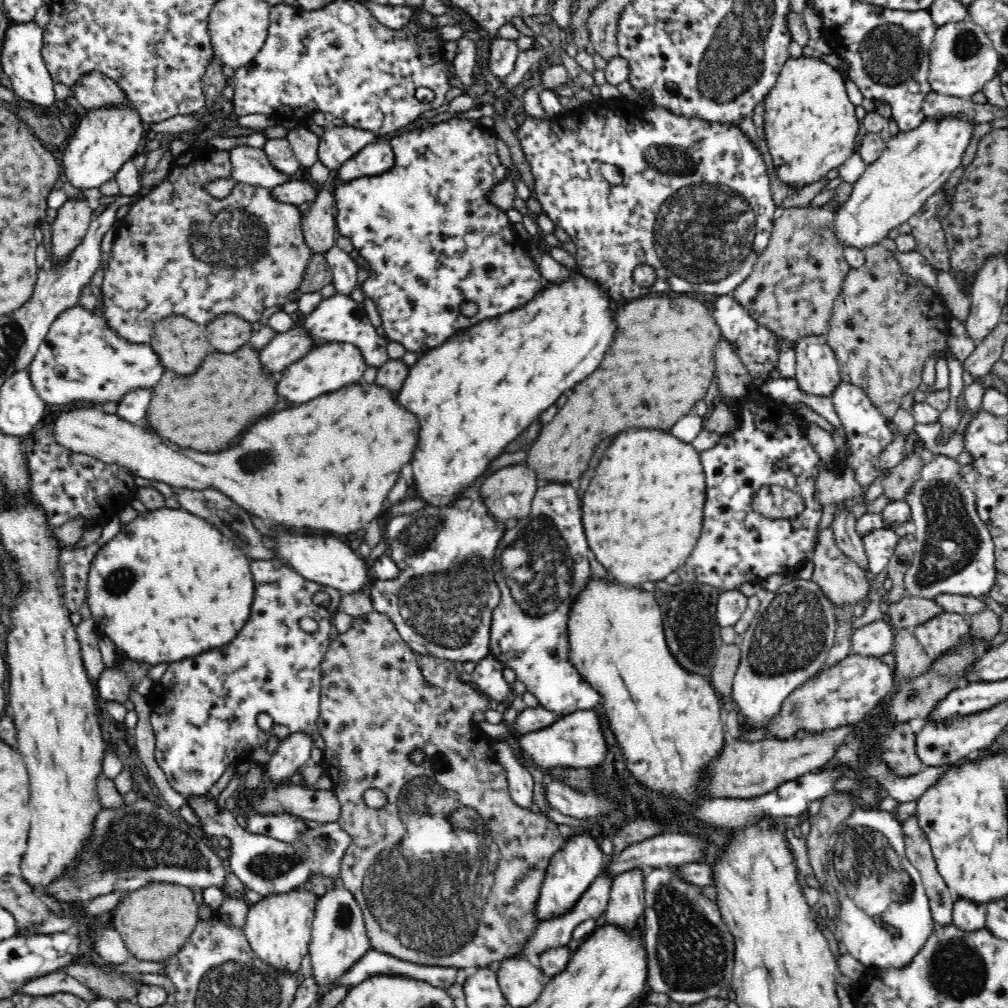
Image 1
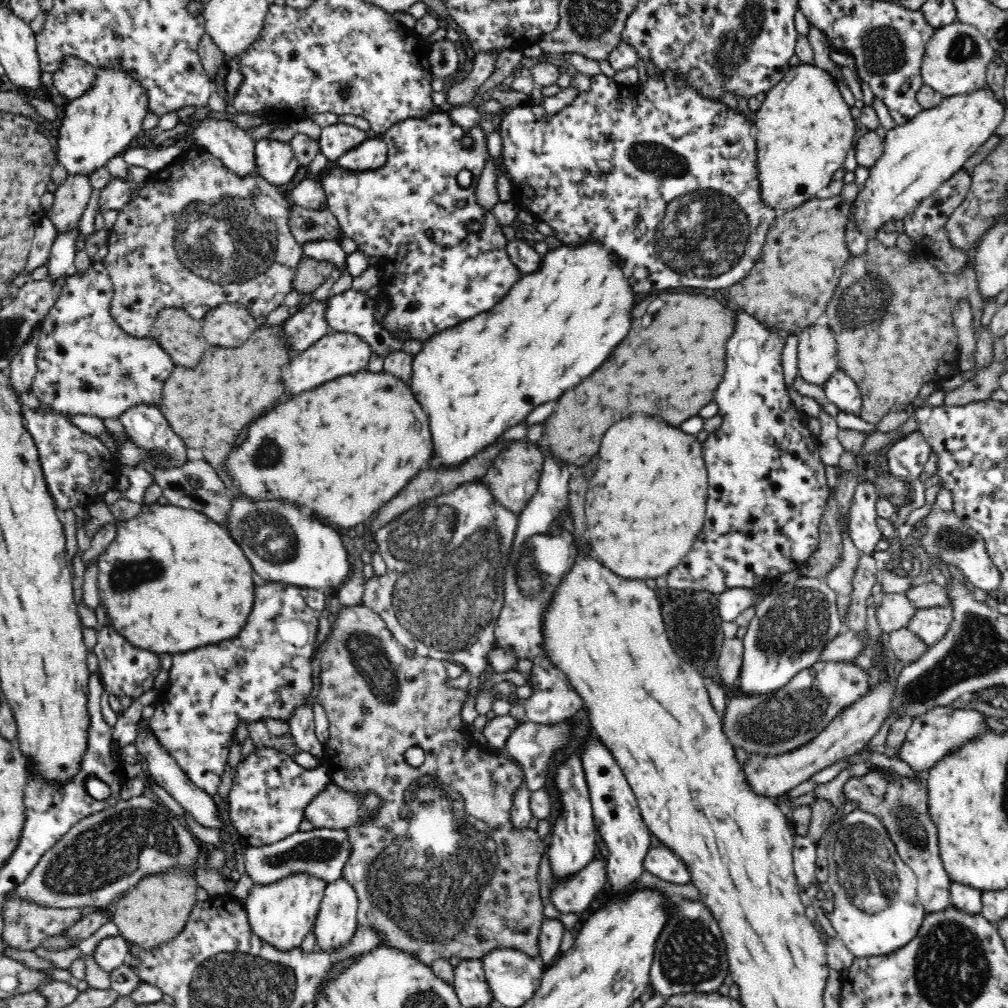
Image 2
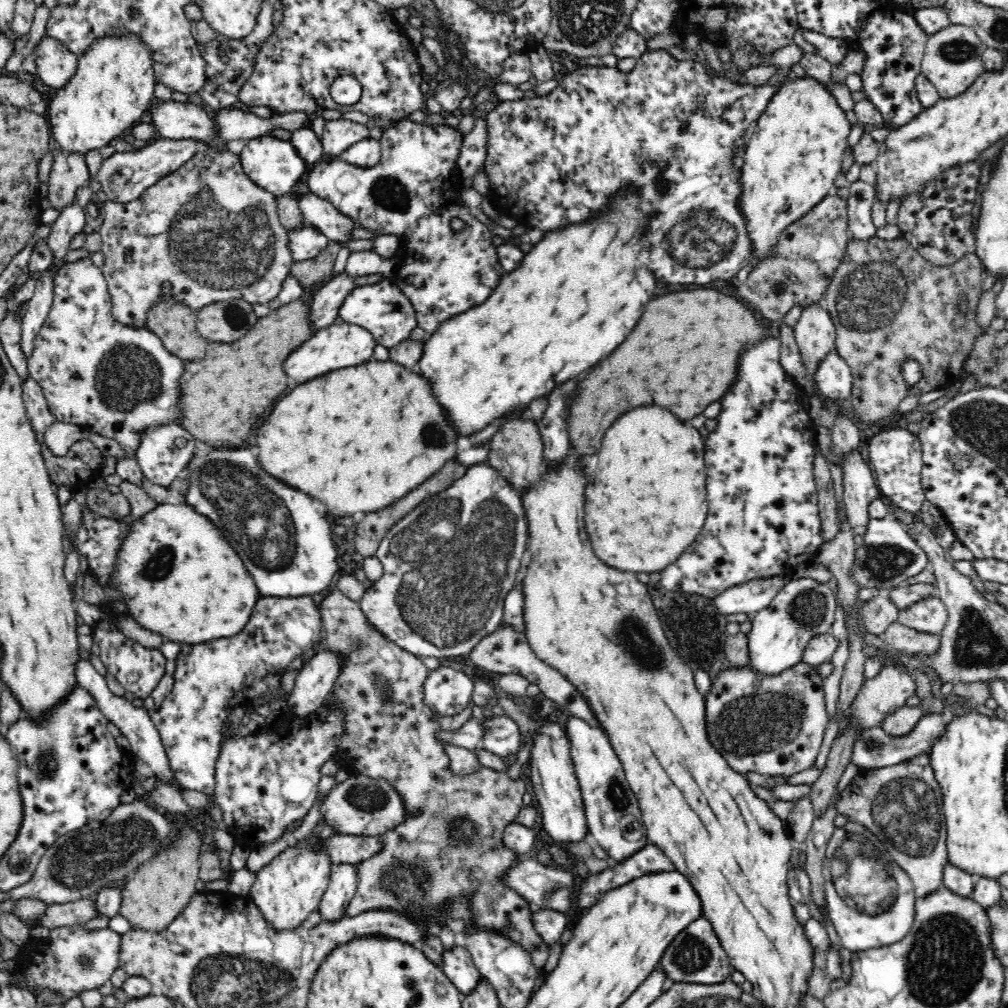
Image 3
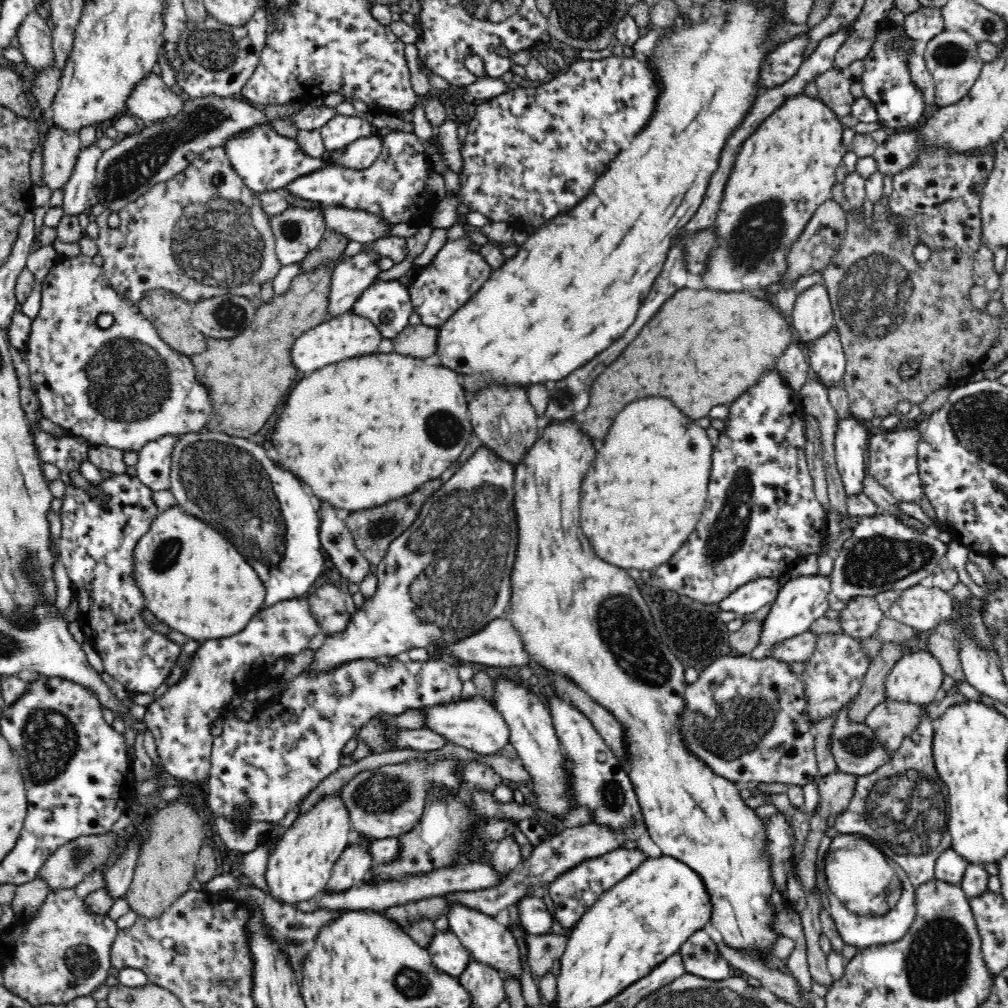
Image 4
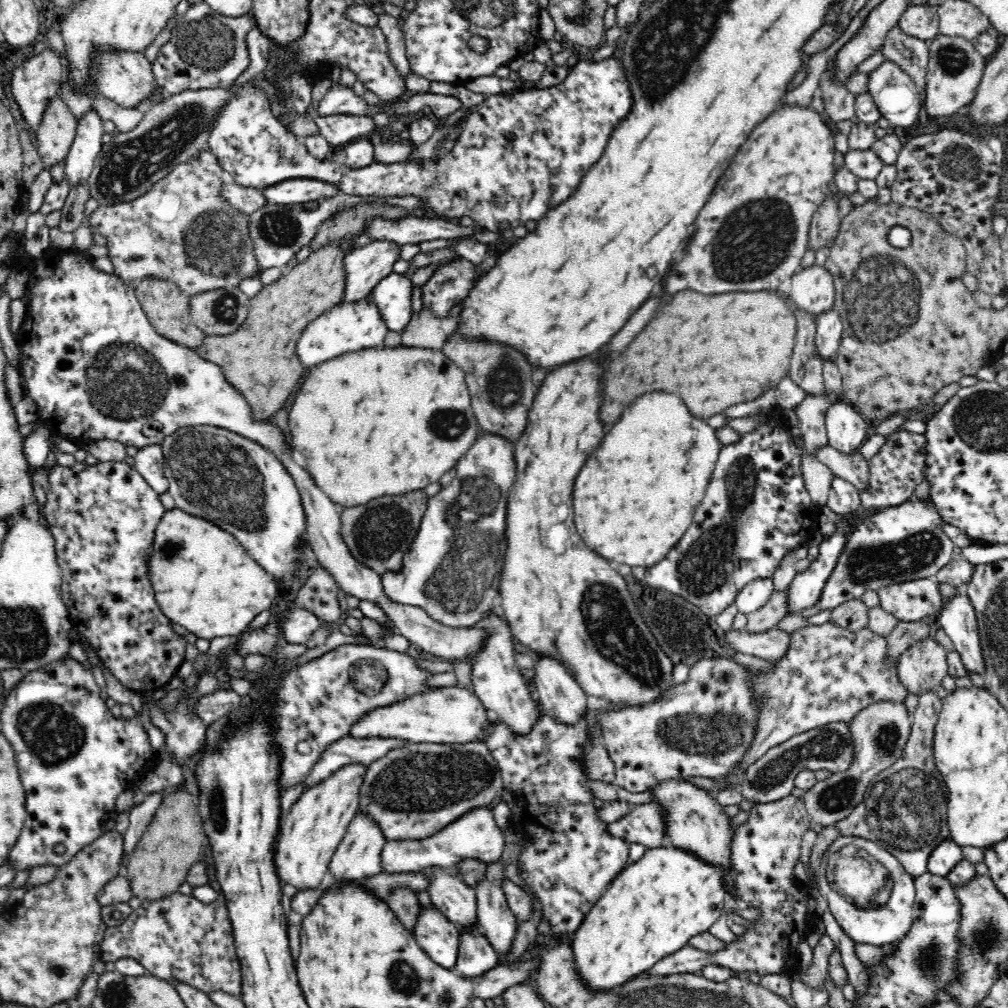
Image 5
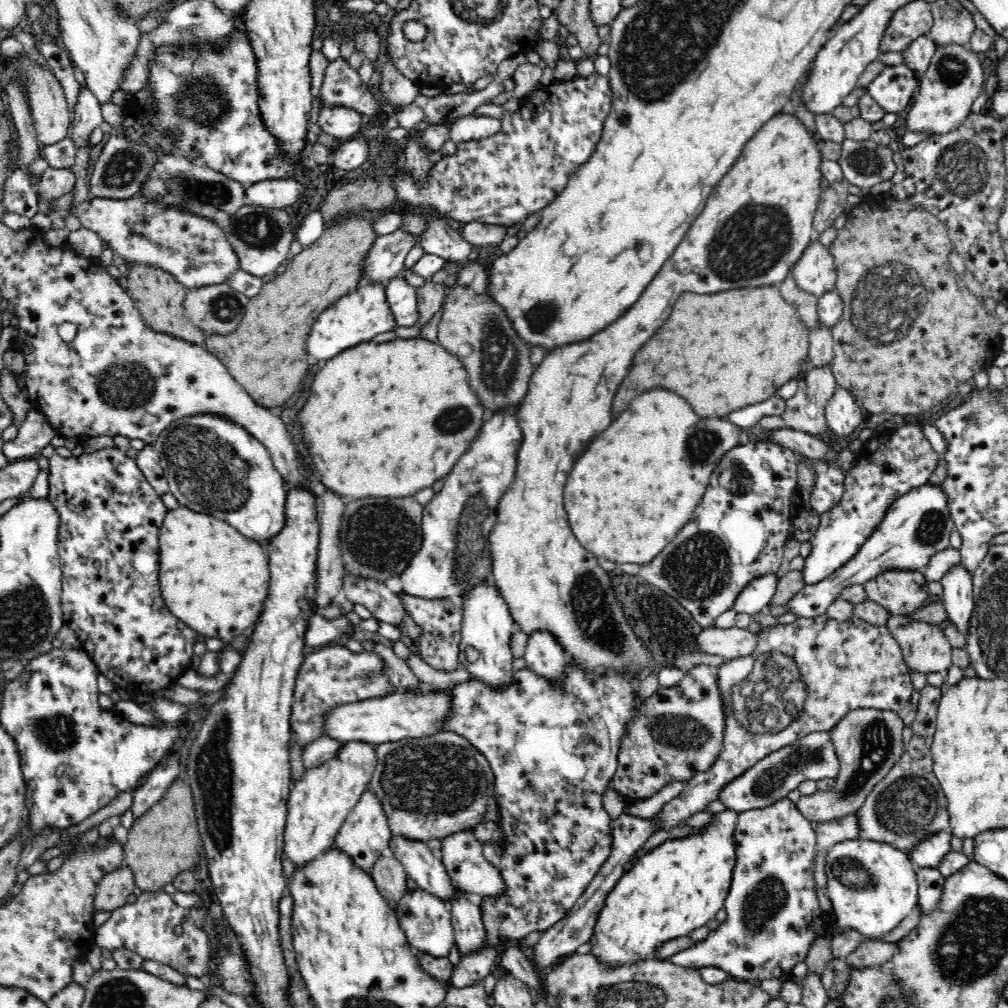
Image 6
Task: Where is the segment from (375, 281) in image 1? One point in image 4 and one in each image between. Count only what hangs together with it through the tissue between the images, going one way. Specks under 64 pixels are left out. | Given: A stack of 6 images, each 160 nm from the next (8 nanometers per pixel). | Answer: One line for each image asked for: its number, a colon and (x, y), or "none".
2: (411, 212)
3: (413, 191)
4: (393, 187)

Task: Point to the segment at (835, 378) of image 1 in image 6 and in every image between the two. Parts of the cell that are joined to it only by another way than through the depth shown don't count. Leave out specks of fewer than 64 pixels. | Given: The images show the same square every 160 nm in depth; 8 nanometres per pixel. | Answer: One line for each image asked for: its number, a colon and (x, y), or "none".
2: (817, 359)
3: (815, 333)
4: (812, 316)
5: (812, 288)
6: (815, 273)

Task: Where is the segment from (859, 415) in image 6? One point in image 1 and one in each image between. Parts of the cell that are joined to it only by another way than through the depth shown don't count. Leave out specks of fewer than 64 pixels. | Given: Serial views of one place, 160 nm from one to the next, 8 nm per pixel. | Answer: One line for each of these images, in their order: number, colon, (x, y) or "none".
1: (879, 544)
2: (862, 519)
3: (859, 487)
4: (850, 439)
5: (846, 429)

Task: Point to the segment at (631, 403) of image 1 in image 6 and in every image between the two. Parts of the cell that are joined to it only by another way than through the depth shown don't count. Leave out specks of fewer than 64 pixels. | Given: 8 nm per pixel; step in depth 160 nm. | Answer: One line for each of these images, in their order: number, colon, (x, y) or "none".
2: (687, 339)
3: (683, 355)
4: (710, 346)
5: (742, 347)
6: (722, 352)

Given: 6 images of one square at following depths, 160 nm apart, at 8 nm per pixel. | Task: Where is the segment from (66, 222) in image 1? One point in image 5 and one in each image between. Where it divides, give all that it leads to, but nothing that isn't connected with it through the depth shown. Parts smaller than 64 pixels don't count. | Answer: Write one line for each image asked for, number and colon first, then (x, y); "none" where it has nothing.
2: (71, 197)
3: (69, 172)
4: (60, 148)
5: (55, 133)

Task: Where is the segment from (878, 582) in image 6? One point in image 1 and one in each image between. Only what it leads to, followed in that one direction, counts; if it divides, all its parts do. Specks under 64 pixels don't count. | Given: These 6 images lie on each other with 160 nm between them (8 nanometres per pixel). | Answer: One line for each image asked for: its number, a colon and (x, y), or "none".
1: (944, 631)
2: (929, 624)
3: (930, 614)
4: (922, 608)
5: (919, 599)

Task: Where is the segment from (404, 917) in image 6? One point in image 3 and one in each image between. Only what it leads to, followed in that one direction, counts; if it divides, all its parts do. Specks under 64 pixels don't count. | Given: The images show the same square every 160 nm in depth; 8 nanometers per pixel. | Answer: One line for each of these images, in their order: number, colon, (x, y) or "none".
3: (456, 962)
4: (447, 952)
5: (438, 937)

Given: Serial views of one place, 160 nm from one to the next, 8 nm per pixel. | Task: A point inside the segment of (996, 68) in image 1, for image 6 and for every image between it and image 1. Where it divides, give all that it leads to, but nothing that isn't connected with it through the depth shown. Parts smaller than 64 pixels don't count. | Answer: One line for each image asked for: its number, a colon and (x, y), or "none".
2: (955, 60)
3: (952, 61)
4: (952, 57)
5: (955, 68)
6: (954, 79)

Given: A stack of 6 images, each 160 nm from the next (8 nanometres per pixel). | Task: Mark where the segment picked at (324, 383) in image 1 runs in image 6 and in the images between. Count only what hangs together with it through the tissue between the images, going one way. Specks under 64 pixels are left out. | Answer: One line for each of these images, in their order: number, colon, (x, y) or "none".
2: (337, 353)
3: (342, 344)
4: (348, 335)
5: (349, 326)
6: (363, 313)

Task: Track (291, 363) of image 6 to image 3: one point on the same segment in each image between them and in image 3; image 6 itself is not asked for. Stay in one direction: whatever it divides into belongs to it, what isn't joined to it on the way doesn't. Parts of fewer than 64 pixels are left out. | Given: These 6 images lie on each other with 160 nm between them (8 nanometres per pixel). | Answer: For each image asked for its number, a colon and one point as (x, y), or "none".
3: (225, 395)
4: (250, 374)
5: (265, 371)

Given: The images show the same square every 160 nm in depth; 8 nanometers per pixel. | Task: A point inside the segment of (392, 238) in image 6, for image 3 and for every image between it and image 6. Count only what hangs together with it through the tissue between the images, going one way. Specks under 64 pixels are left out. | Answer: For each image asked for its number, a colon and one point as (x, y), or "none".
3: (325, 304)
4: (351, 276)
5: (365, 267)

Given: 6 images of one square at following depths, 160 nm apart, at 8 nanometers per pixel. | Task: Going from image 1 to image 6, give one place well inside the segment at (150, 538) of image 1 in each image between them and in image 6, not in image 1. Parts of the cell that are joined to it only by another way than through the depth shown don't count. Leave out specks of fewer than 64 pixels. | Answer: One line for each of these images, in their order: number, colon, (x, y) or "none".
2: (172, 580)
3: (180, 578)
4: (192, 578)
5: (204, 580)
6: (214, 580)

